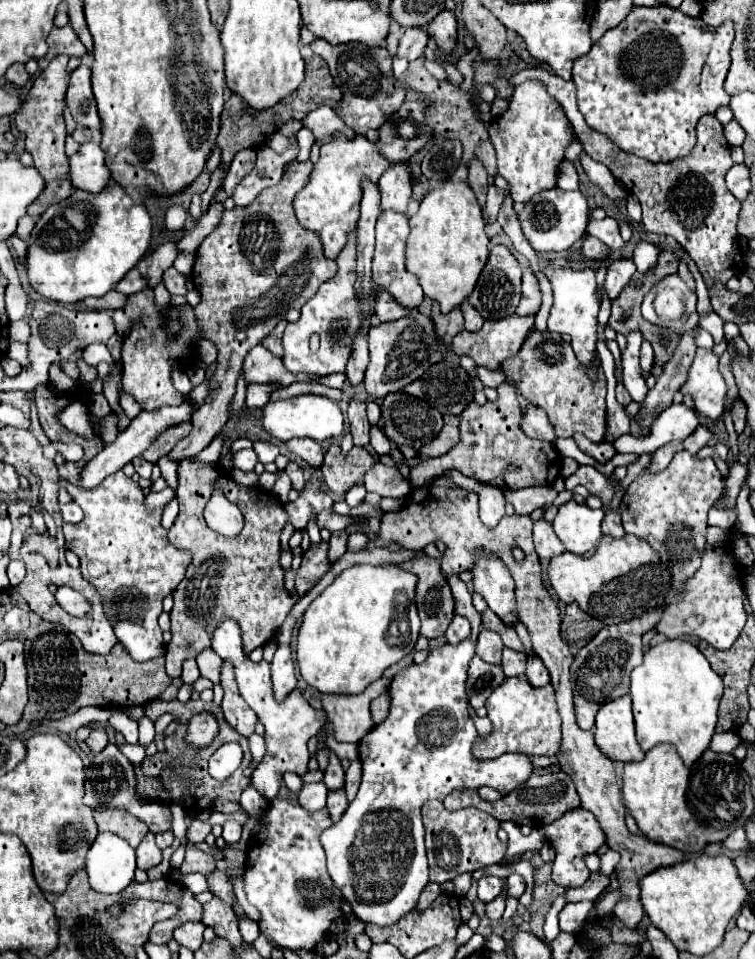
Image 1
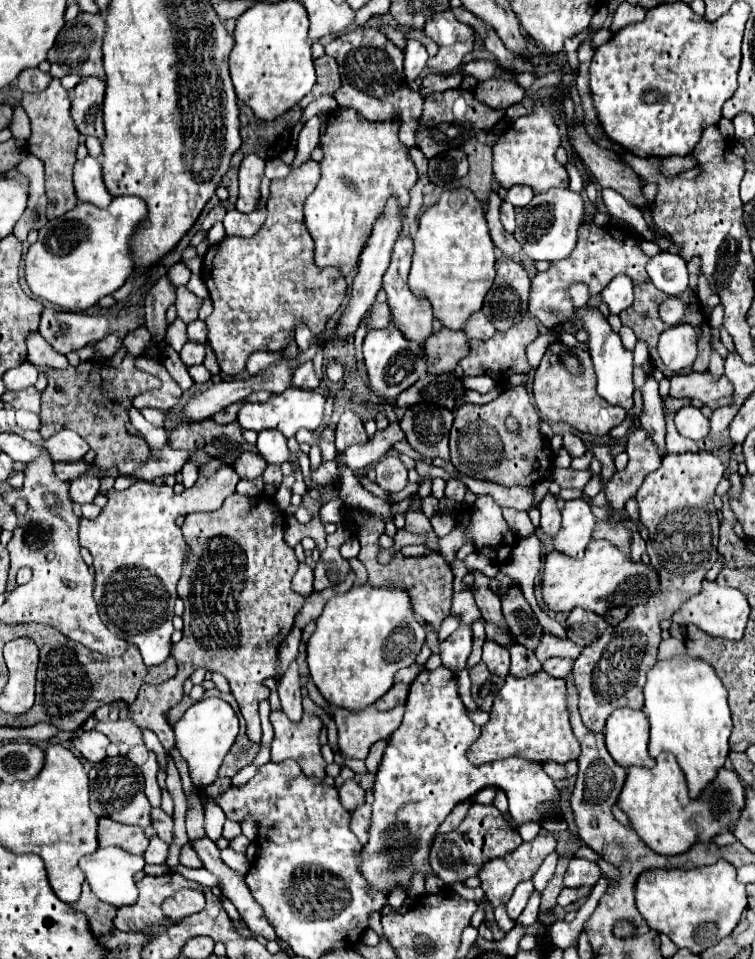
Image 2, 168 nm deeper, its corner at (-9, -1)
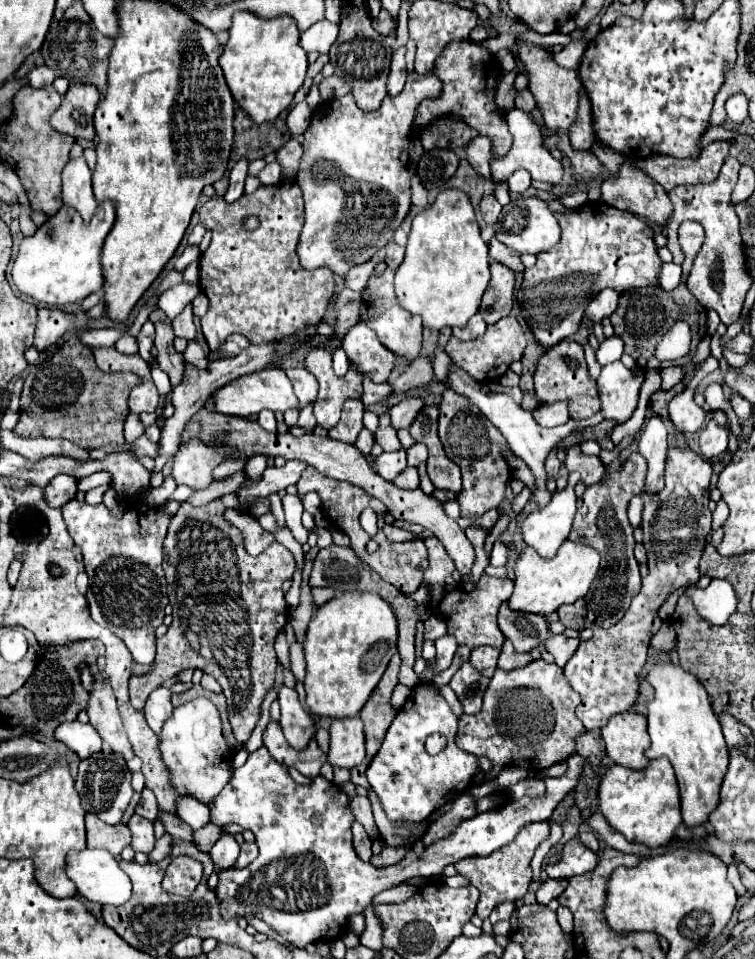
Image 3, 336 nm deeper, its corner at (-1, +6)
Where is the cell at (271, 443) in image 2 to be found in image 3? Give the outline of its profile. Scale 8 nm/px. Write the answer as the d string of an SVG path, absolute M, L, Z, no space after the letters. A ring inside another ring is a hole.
M264 409L264 413L258 413L258 423L266 431L276 431L276 419L274 419L274 413L270 409Z

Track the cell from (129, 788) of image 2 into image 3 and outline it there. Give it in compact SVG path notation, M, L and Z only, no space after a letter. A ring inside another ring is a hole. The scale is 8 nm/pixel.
M96 753L88 759L84 759L78 767L78 777L76 777L76 791L80 793L82 797L82 807L88 811L88 813L94 813L96 817L100 817L104 823L110 823L110 825L116 825L120 823L134 791L130 787L130 769L126 767L126 761L124 757L116 755L116 753Z

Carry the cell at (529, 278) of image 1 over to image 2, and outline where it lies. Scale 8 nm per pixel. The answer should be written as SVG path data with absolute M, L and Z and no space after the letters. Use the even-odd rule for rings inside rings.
M582 224L578 230L578 244L572 250L572 254L560 262L554 262L546 272L538 272L532 278L528 312L536 316L550 330L556 324L564 324L564 320L568 322L570 318L574 318L574 308L568 296L570 284L586 282L590 286L590 294L602 292L606 284L618 274L628 274L634 280L634 284L640 284L648 280L648 274L644 270L646 262L648 256L638 248L636 236L632 236L628 230L616 228L612 224L610 228L598 228L596 224L592 226Z

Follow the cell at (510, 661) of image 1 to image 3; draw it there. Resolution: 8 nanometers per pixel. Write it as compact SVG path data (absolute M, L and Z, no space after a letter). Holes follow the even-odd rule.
M506 639L504 645L502 645L502 651L500 651L500 659L498 659L498 667L504 669L504 671L512 671L516 667L524 667L532 661L532 655L530 653L516 653L512 643Z

